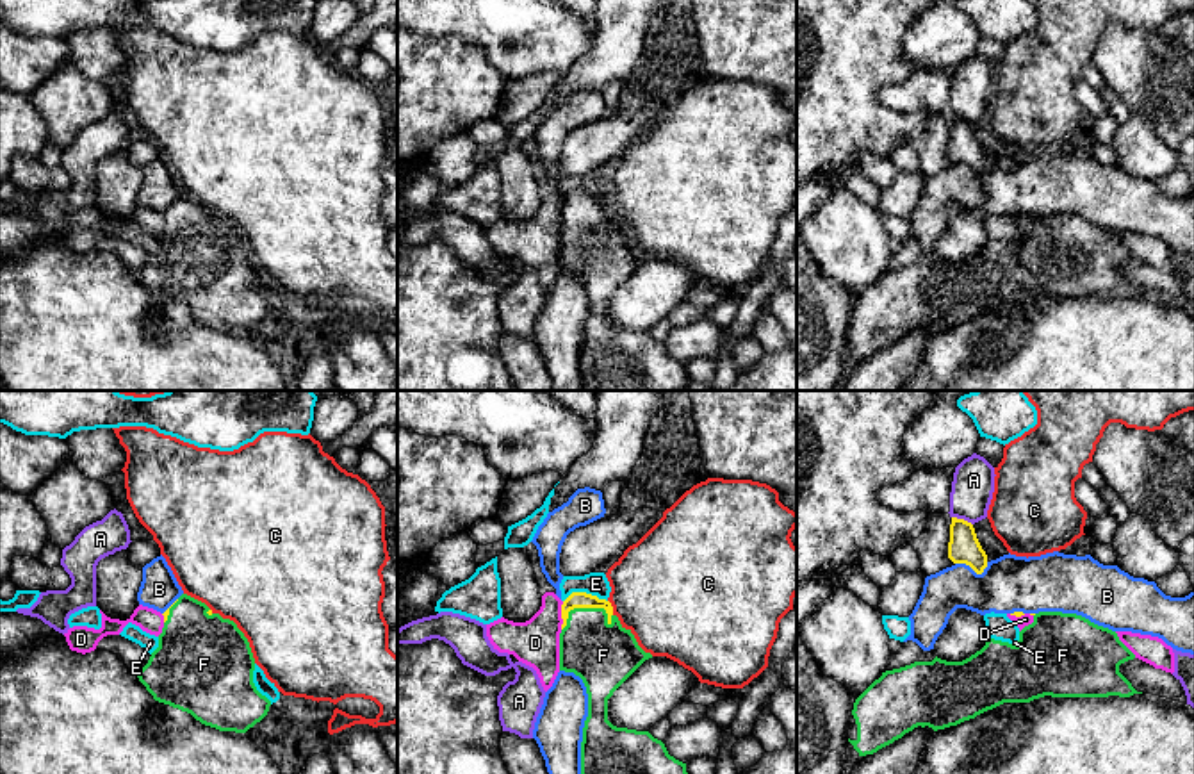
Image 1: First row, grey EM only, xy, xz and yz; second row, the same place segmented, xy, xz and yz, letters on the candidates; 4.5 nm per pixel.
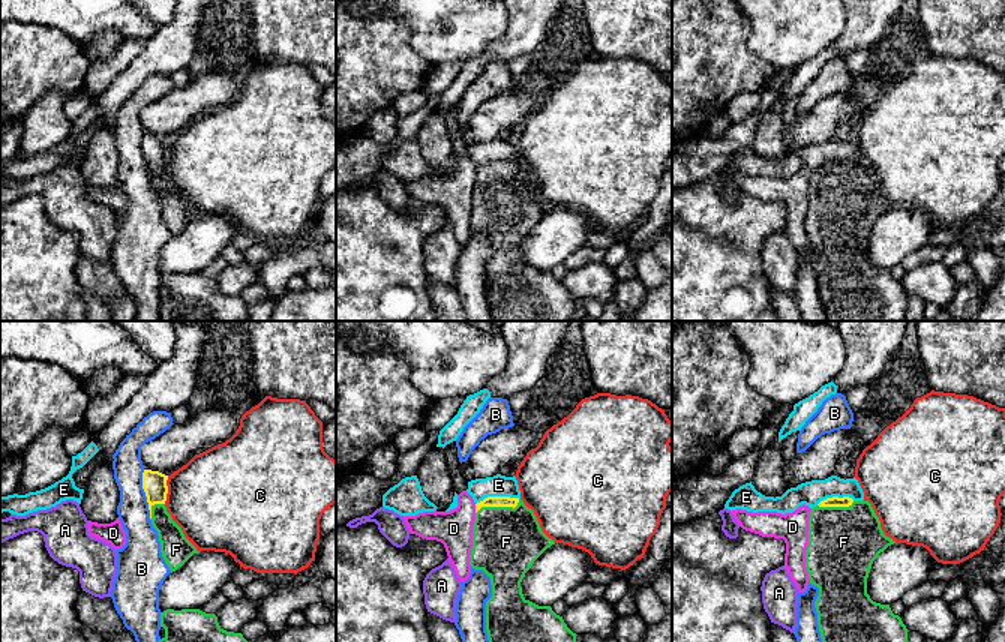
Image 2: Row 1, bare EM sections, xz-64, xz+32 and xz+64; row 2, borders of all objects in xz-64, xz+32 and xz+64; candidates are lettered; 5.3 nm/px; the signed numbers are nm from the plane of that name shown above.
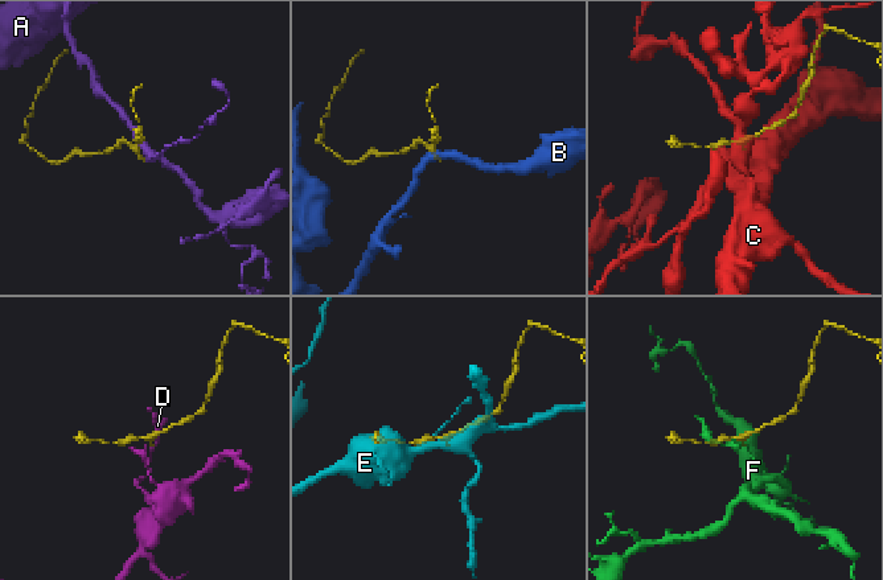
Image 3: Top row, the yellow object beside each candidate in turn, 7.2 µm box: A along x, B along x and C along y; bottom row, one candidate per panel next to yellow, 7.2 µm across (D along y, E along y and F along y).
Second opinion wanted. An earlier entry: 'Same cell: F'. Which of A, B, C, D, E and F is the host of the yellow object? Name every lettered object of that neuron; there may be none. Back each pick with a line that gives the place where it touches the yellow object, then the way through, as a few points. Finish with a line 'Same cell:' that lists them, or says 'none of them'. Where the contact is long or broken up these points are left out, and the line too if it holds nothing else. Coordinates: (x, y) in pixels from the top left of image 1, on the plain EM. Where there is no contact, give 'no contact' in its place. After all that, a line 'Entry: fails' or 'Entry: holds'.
F: meets yellow in xz at (581, 207); runs through xz (576, 200), (581, 207), (592, 243), (603, 255)
Same cell: F
Entry: holds

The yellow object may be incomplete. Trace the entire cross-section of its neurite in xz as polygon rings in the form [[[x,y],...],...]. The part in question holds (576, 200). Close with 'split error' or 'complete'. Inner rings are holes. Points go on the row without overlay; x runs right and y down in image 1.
[[[572,193],[561,205],[560,271],[574,273],[586,287],[588,317],[581,342],[585,391],[686,391],[686,364],[668,355],[649,332],[617,328],[608,321],[608,300],[649,259],[631,230],[626,230],[606,200]]]; split error

